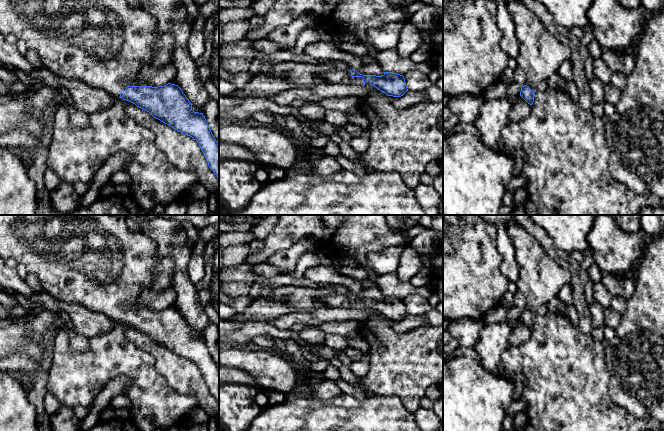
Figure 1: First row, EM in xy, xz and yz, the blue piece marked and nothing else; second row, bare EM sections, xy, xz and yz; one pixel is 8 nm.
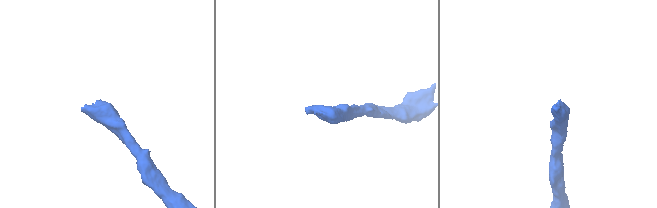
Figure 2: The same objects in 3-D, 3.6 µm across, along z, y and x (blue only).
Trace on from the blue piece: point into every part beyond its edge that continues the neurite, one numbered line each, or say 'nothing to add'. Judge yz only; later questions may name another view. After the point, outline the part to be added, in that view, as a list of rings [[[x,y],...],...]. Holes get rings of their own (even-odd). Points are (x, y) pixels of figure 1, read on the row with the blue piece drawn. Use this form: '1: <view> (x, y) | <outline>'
1: yz (540, 55) | [[[504,0],[514,22],[519,44],[517,65],[526,74],[526,84],[531,90],[558,72],[565,61],[572,58],[569,46],[561,43],[545,28],[536,14],[521,0]]]

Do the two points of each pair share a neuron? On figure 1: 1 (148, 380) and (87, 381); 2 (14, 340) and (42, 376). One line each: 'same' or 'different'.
1: same
2: different

